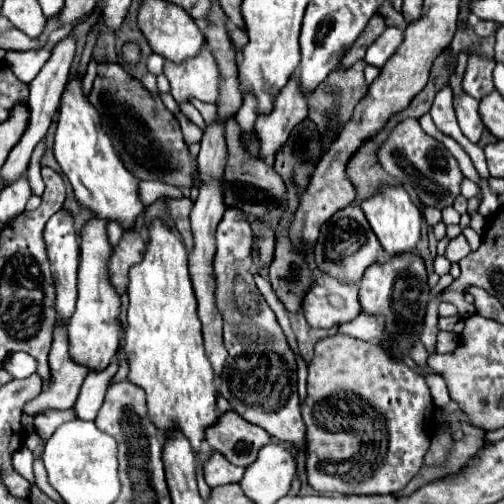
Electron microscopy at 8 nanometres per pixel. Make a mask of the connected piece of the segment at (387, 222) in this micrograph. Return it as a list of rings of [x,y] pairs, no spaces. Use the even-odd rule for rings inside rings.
[[[387,186],[381,192],[377,192],[373,198],[365,200],[361,204],[373,232],[377,234],[383,250],[387,252],[389,258],[413,252],[417,242],[421,240],[421,212],[419,208],[411,202],[409,194],[403,190],[403,186]]]

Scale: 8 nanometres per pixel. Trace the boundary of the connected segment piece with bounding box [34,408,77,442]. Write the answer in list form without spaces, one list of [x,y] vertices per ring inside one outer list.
[[[69,408],[69,410],[45,410],[45,412],[39,412],[35,414],[34,427],[39,434],[39,438],[45,442],[51,438],[51,434],[55,432],[55,428],[58,428],[61,424],[71,422],[75,420],[75,410]]]

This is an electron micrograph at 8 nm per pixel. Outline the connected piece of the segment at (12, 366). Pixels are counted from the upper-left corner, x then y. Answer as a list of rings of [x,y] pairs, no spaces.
[[[13,352],[5,360],[3,368],[13,376],[13,378],[27,378],[37,370],[37,362],[27,354],[27,352]]]

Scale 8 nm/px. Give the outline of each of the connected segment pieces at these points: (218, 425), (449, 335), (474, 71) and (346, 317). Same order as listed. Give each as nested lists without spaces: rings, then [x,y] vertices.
[[[227,410],[205,430],[205,440],[235,466],[245,468],[251,460],[255,460],[261,444],[267,444],[271,436],[261,426],[243,420],[235,410]]]
[[[440,331],[437,334],[436,352],[439,352],[439,354],[445,354],[445,352],[455,350],[455,346],[458,345],[458,340],[456,334],[448,331]]]
[[[471,56],[469,58],[467,70],[463,76],[463,90],[469,96],[473,96],[475,100],[481,100],[483,96],[491,94],[491,90],[495,90],[493,66],[495,66],[495,60],[487,60],[483,56]]]
[[[317,276],[315,288],[303,300],[303,314],[313,328],[333,328],[359,316],[357,284],[343,284],[331,276]]]

